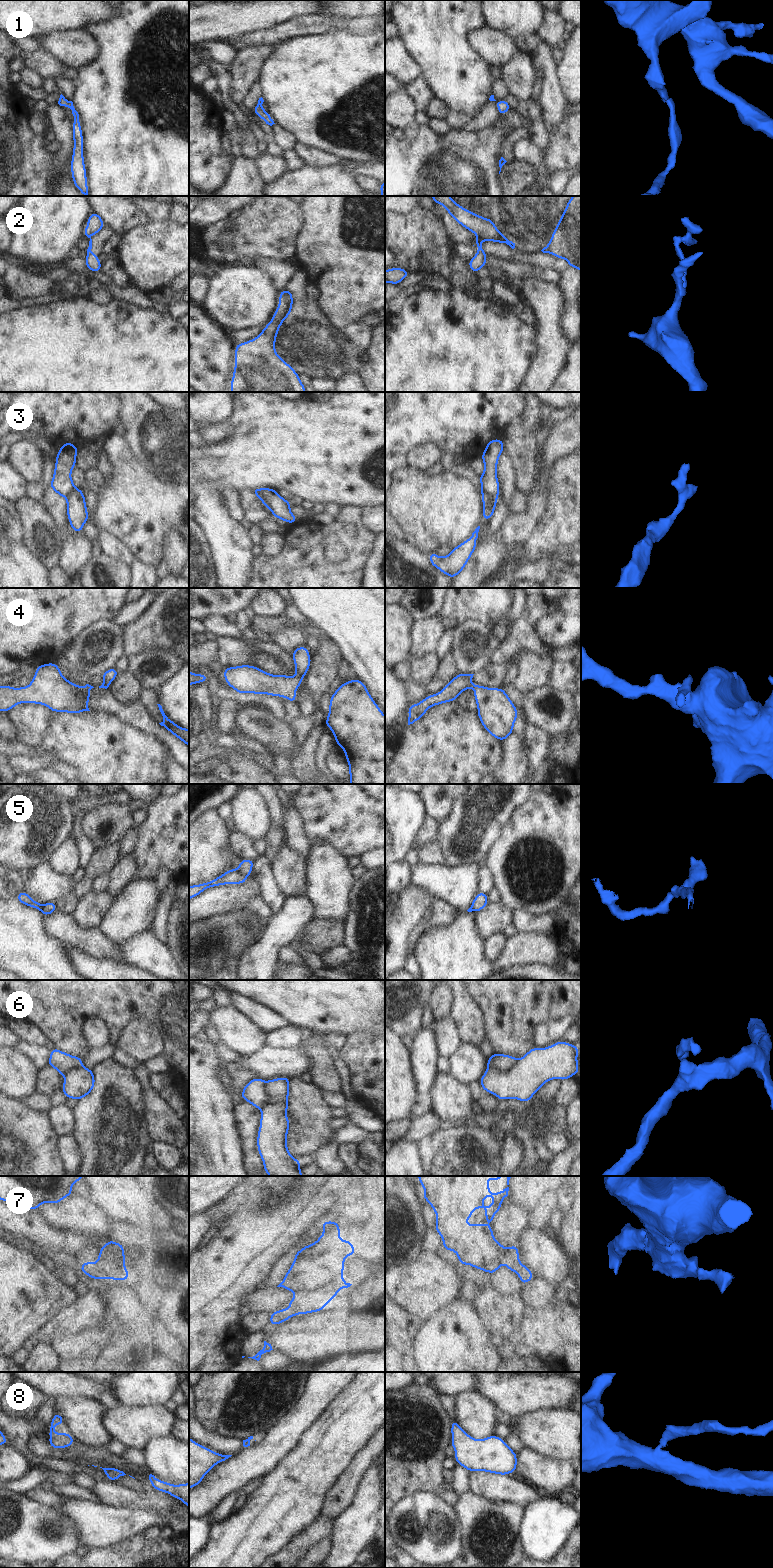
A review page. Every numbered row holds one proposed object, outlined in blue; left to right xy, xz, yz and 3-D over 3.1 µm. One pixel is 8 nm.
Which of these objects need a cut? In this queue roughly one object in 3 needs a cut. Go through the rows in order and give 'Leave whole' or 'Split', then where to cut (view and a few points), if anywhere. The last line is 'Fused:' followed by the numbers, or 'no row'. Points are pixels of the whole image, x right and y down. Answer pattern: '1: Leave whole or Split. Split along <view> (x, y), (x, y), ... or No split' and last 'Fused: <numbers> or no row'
1: Leave whole. No split
2: Split. Split along yz (478, 237), (482, 240)
3: Split. Split along xz (263, 489), (263, 498), (268, 507)
4: Split. Split along xz (297, 674), (302, 678)
5: Split. Split along xz (235, 869), (246, 876)
6: Split. Split along yz (517, 1060), (509, 1070), (504, 1072), (487, 1068)
7: Leave whole. No split
8: Leave whole. No split
Fused: 2, 3, 4, 5, 6

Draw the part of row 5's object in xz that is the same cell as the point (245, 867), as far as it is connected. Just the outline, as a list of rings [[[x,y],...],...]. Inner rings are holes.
[[[242,859],[238,868],[236,869],[241,874],[245,876],[249,876],[252,874],[252,868],[254,865],[254,861],[251,859]]]

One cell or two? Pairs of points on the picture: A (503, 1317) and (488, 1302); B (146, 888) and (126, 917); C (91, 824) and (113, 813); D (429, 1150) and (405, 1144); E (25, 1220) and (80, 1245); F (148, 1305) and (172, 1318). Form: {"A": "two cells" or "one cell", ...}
{"A": "one cell", "B": "one cell", "C": "one cell", "D": "two cells", "E": "one cell", "F": "one cell"}

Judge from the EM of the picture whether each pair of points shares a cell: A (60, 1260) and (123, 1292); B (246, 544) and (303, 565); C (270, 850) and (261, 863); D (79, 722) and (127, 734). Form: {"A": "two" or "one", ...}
{"A": "one", "B": "two", "C": "two", "D": "one"}

